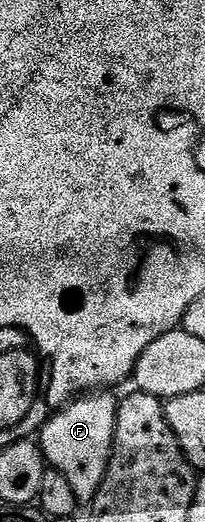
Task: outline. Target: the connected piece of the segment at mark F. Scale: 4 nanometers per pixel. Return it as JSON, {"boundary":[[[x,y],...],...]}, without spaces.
{"boundary":[[[99,389],[71,399],[46,420],[46,424],[36,435],[47,464],[53,470],[64,473],[68,485],[72,485],[72,493],[76,493],[79,504],[82,505],[93,504],[110,467],[119,405],[119,400],[110,395],[113,394]]]}

